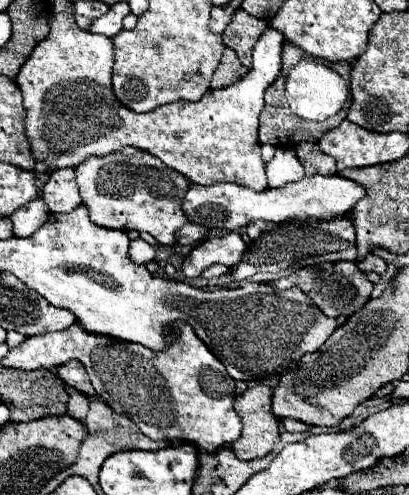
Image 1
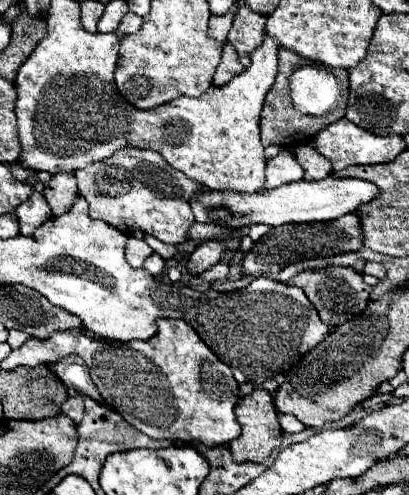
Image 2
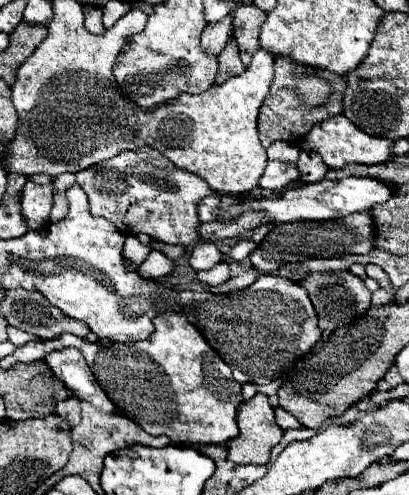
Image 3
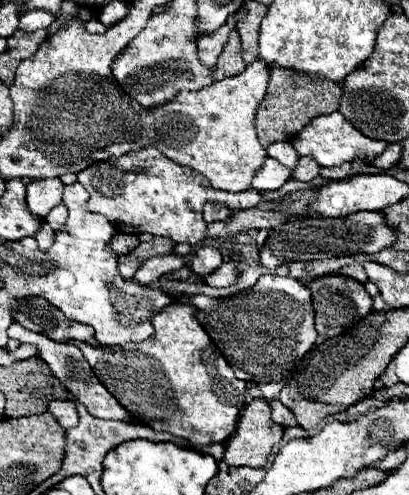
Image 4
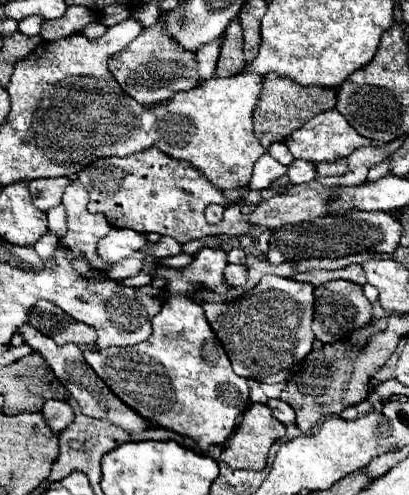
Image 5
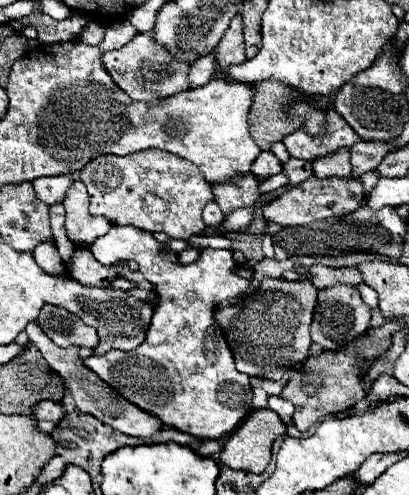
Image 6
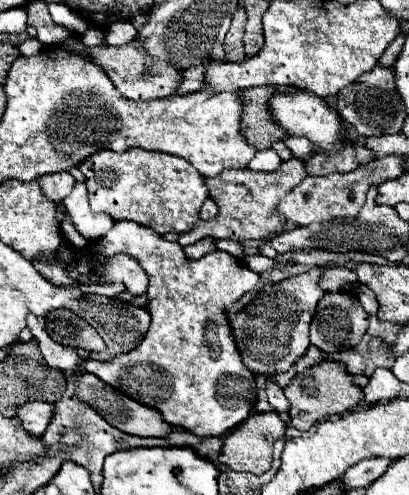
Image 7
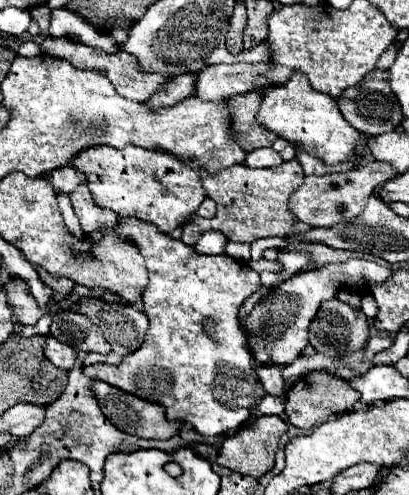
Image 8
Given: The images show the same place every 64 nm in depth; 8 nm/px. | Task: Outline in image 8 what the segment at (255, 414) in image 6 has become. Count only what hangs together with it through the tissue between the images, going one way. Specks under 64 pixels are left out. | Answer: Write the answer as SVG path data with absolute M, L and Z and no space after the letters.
M260 416L250 426L244 426L236 434L224 438L222 448L220 448L220 456L218 456L216 462L224 468L234 470L234 472L250 474L254 478L260 478L262 474L272 470L274 454L278 450L278 440L286 430L288 430L288 426L280 416Z

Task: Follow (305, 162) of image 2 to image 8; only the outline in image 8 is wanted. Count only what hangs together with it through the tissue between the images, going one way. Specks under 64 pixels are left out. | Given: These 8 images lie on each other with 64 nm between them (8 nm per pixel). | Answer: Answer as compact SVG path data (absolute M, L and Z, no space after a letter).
M292 158L290 162L282 162L276 168L262 168L262 170L254 170L244 164L224 168L212 176L206 170L200 170L200 178L206 194L218 204L218 212L212 220L190 220L182 228L180 240L184 244L194 246L198 238L208 230L222 232L232 242L246 242L246 244L258 238L294 234L292 226L296 218L292 218L288 210L278 210L278 206L286 206L288 196L304 182L304 172L296 158Z

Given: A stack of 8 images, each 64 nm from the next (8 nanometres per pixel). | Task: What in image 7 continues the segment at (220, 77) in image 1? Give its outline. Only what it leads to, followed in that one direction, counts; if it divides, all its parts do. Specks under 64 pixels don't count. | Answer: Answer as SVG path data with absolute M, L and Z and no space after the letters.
M238 8L232 16L232 26L224 40L224 54L226 54L224 62L242 62L246 58L244 42L242 42L244 26L246 26L246 12L242 8Z

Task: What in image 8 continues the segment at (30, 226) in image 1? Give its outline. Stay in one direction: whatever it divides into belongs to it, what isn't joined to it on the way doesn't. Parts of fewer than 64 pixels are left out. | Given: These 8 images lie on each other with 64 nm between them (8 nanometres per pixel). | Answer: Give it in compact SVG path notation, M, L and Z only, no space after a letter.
M72 166L58 168L56 172L48 174L48 182L52 184L56 194L72 194L76 190L76 186L84 182L84 172L74 170Z

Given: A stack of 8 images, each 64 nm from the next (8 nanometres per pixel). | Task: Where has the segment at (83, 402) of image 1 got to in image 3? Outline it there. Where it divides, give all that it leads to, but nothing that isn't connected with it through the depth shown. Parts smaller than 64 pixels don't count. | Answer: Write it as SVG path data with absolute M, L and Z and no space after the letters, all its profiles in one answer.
M70 396L66 400L62 400L60 404L56 404L56 414L64 420L70 422L70 426L76 426L80 422L80 400Z

